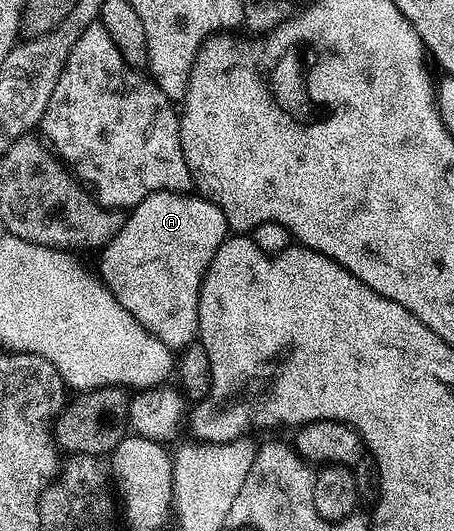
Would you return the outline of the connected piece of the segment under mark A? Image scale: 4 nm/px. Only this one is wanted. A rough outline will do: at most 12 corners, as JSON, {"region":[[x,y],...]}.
{"region":[[153,192],[99,274],[161,344],[190,346],[229,236],[217,203]]}

